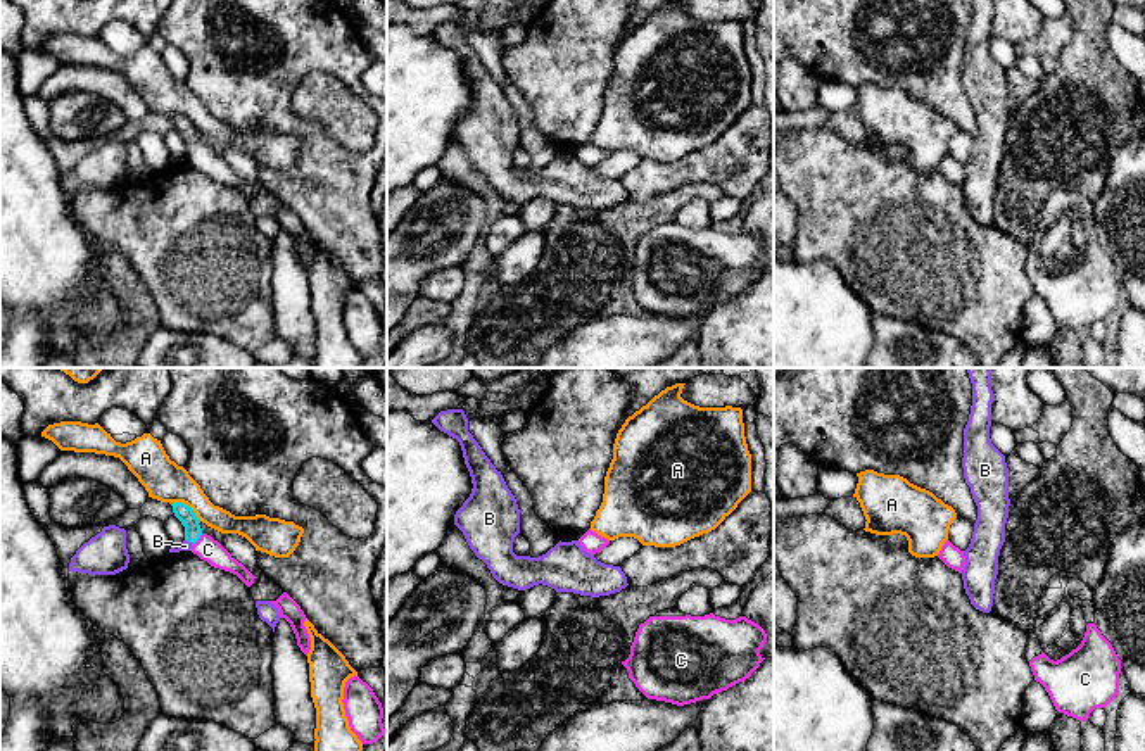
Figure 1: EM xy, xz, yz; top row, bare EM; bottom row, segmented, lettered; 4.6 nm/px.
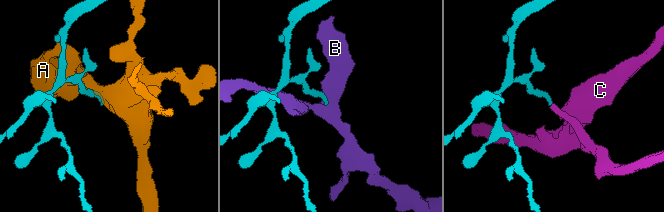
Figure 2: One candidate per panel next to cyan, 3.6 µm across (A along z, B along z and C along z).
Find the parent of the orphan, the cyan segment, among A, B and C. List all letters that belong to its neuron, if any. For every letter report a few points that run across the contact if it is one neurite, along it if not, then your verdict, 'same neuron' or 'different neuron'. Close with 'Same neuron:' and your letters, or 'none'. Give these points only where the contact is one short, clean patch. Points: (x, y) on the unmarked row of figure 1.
A: line xy (170, 116), (185, 116), (201, 133); different neuron
B: line xy (185, 152), (192, 157); different neuron
C: line xy (182, 125), (199, 151), (206, 161); same neuron
Same neuron: C

